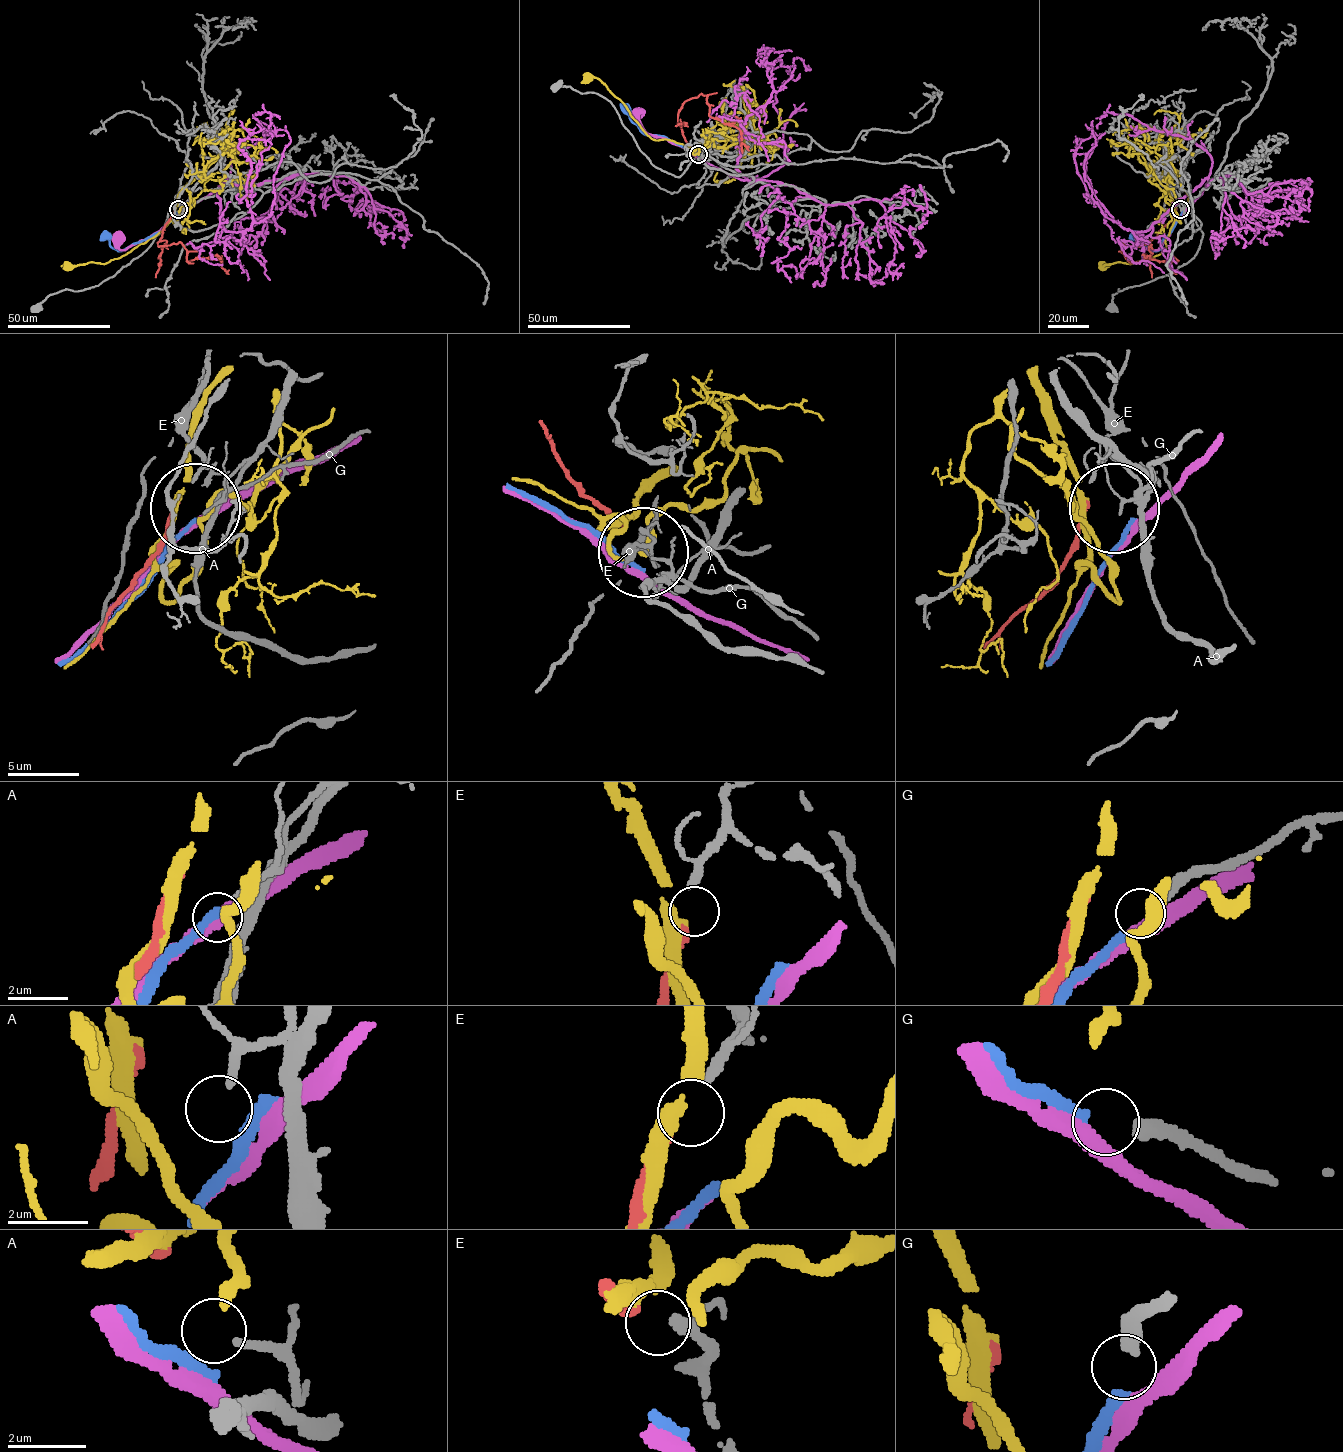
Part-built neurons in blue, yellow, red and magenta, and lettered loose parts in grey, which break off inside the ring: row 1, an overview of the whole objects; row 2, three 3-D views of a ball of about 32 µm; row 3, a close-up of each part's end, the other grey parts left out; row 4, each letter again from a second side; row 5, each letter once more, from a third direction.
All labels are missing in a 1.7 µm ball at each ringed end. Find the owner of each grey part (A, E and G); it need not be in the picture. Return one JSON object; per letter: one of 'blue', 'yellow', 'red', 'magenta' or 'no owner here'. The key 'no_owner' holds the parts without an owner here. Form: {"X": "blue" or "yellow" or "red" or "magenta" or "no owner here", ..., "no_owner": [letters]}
{"A": "no owner here", "E": "red", "G": "blue", "no_owner": ["A"]}

